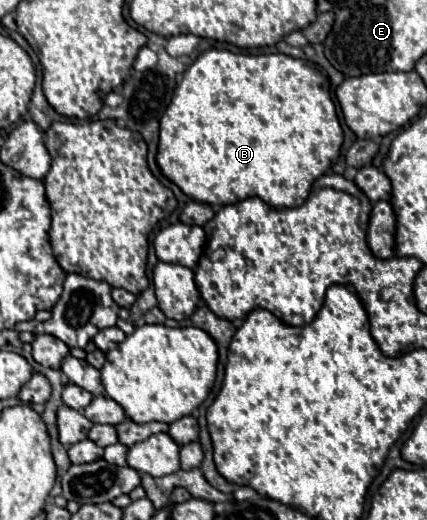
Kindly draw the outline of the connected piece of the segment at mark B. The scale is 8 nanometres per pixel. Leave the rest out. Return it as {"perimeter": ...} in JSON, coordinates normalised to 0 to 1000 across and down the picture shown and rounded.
{"perimeter":[[[485,96],[475,100],[429,142],[429,154],[419,158],[419,165],[405,177],[405,192],[396,200],[396,208],[386,212],[382,227],[377,227],[377,258],[372,258],[372,292],[368,292],[368,315],[377,323],[377,331],[410,350],[438,377],[494,392],[494,396],[527,396],[527,392],[555,392],[574,381],[588,377],[607,377],[611,385],[621,385],[625,392],[635,392],[639,400],[691,400],[705,396],[719,381],[724,381],[724,365],[733,358],[733,350],[756,338],[770,319],[780,312],[789,312],[794,292],[799,292],[799,277],[803,277],[803,250],[789,227],[789,212],[785,200],[775,192],[775,173],[770,173],[770,154],[761,150],[761,142],[724,123],[719,115],[705,112],[686,112],[672,104],[560,104],[560,100],[541,100],[541,96]]]}

